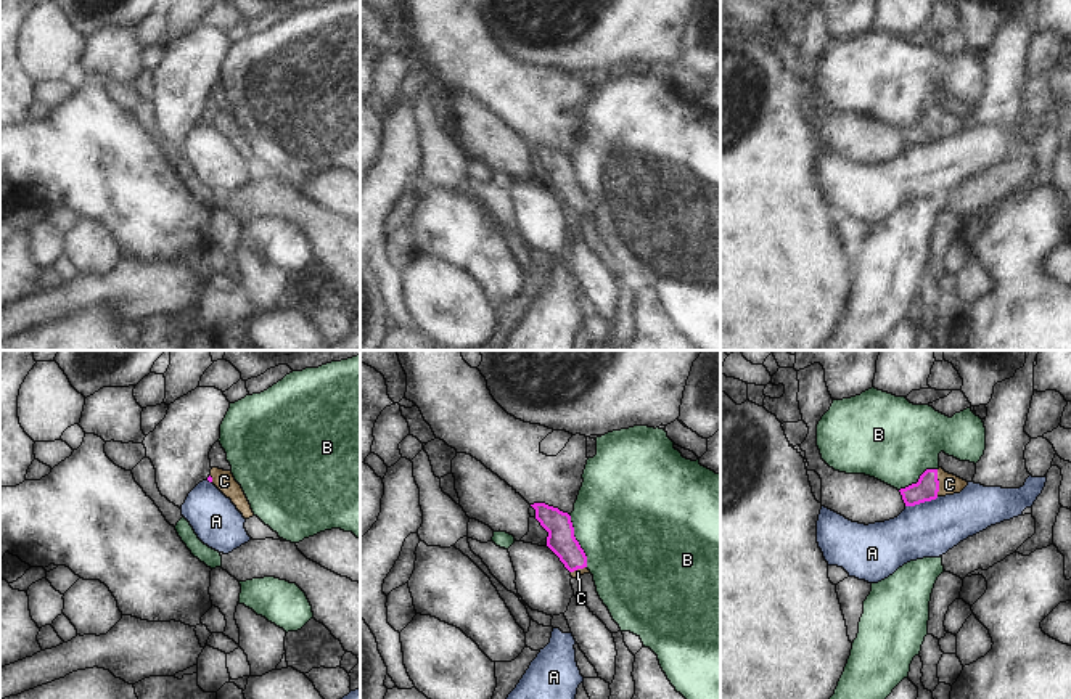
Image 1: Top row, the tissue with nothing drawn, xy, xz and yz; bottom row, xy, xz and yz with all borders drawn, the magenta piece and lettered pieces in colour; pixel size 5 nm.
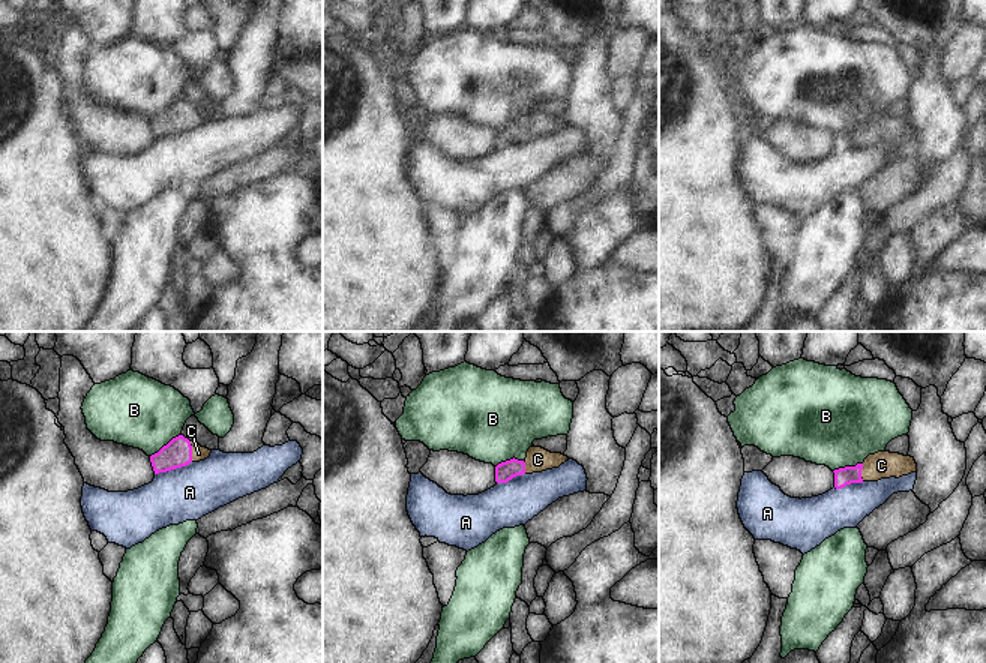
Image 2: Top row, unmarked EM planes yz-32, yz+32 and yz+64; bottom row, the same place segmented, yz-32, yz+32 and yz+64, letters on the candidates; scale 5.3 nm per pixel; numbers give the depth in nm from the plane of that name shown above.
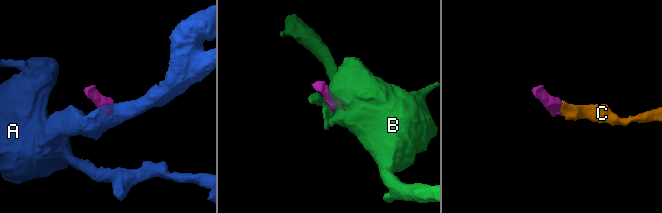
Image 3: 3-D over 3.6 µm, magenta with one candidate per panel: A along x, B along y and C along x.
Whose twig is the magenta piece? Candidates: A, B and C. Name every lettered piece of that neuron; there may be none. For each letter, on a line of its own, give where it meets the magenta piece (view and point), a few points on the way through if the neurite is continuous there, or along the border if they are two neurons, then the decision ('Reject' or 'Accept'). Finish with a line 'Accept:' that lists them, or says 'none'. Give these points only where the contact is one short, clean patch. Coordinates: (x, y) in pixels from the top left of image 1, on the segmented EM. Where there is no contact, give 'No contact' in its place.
A: Touches magenta at yz (922, 502). Boundary: yz (938, 497), (906, 506). Reject
B: Touches magenta at xz (576, 540). Reject
C: Touches magenta at yz (938, 482). Path across: yz (927, 489), (938, 482), (949, 484). Accept
Accept: C.

